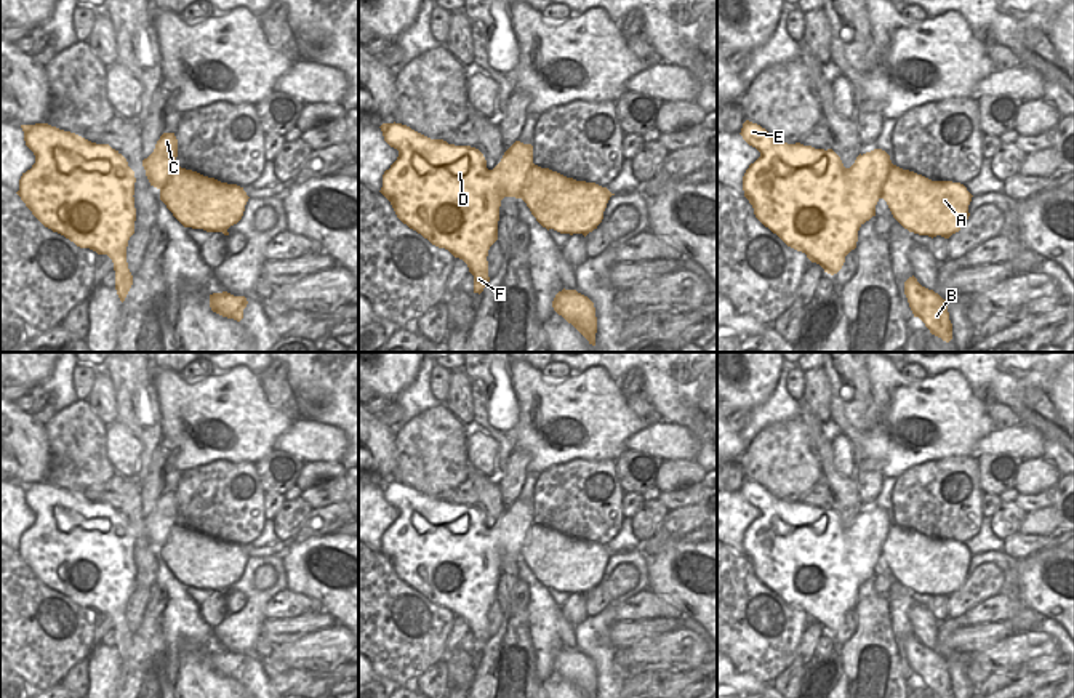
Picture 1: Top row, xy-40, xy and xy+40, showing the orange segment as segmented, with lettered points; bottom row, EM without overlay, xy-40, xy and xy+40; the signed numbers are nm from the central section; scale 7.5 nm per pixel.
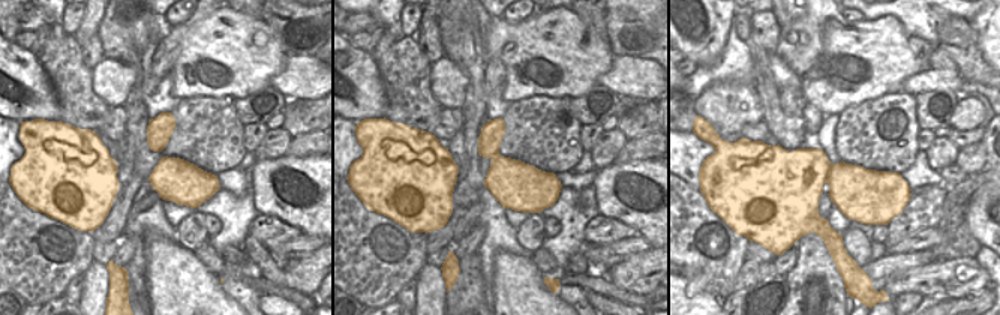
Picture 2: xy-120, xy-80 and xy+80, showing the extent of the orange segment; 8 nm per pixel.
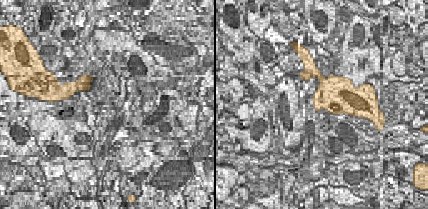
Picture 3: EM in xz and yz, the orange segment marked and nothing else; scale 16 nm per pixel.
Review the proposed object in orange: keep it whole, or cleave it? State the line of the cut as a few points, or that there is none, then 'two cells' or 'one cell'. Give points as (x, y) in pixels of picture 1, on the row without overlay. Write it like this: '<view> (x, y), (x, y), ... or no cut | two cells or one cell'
no cut | one cell

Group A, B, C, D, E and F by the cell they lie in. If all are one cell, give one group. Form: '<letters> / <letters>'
A B C D E F

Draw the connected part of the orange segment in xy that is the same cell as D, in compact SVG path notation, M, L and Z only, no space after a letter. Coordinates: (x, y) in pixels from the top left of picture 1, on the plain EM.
M383 482L384 499L399 509L397 519L383 533L381 552L391 560L397 576L410 588L421 592L432 604L448 608L455 616L463 618L474 634L474 652L482 652L488 636L488 608L498 599L499 565L504 556L522 557L536 580L560 592L583 592L584 596L597 588L611 552L595 541L576 540L549 527L533 522L533 504L515 499L493 527L487 527L483 512L471 504L455 504L443 498L431 498L402 482Z

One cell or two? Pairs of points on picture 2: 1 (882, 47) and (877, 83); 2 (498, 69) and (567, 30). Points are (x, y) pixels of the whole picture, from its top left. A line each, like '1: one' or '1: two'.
1: one
2: two

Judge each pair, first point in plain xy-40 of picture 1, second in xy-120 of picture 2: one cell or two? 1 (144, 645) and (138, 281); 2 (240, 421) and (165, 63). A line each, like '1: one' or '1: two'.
1: one
2: two

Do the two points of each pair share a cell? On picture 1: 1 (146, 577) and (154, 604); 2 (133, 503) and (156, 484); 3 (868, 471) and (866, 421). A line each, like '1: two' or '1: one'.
1: two
2: two
3: two

